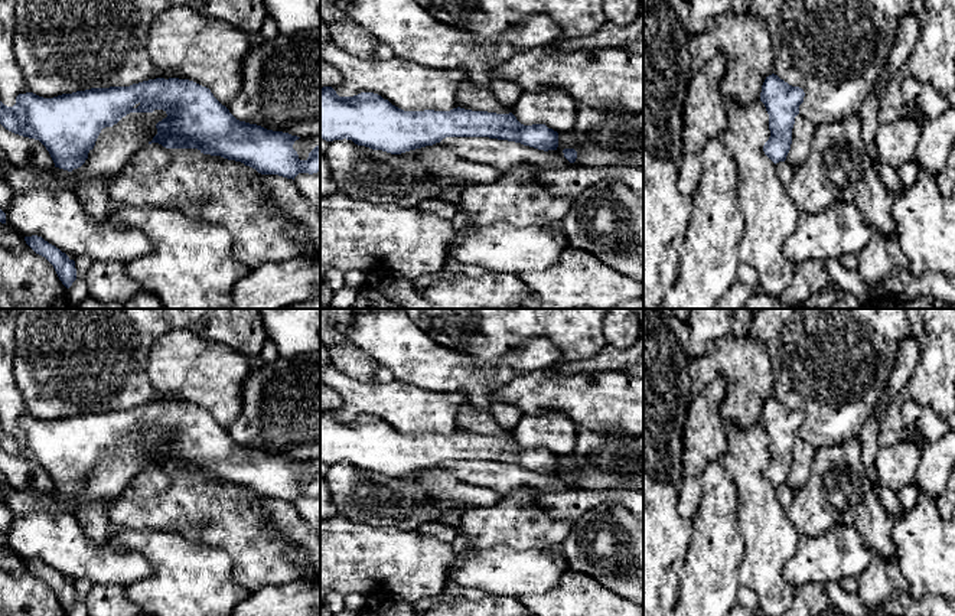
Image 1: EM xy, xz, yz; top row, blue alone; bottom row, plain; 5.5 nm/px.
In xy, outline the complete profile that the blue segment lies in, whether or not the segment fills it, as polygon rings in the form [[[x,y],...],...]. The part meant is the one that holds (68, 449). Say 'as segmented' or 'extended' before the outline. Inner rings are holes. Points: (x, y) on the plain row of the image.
as segmented | [[[156,401],[130,410],[91,411],[53,421],[33,415],[19,417],[13,430],[0,424],[0,447],[14,457],[39,463],[49,475],[55,490],[72,495],[85,486],[102,452],[113,450],[130,436],[154,433],[163,433],[167,440],[156,447],[157,457],[149,467],[198,472],[203,478],[241,485],[261,498],[278,498],[293,503],[299,496],[313,498],[320,493],[320,467],[306,483],[300,483],[293,472],[300,460],[237,443],[209,411],[189,402]]]

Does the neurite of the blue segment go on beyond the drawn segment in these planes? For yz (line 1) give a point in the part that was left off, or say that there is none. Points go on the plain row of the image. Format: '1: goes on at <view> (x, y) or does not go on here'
1: does not go on here

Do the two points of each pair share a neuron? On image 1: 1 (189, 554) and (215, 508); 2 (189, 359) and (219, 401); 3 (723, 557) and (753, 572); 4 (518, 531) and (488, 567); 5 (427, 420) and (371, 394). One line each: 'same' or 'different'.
1: different
2: same
3: different
4: different
5: same

